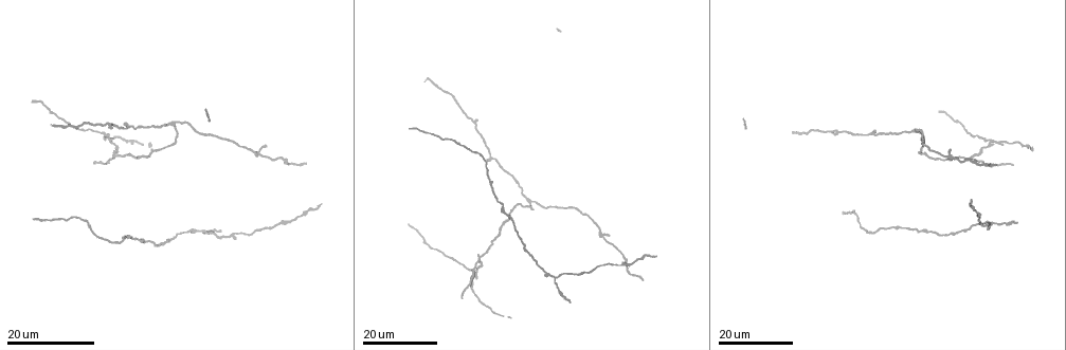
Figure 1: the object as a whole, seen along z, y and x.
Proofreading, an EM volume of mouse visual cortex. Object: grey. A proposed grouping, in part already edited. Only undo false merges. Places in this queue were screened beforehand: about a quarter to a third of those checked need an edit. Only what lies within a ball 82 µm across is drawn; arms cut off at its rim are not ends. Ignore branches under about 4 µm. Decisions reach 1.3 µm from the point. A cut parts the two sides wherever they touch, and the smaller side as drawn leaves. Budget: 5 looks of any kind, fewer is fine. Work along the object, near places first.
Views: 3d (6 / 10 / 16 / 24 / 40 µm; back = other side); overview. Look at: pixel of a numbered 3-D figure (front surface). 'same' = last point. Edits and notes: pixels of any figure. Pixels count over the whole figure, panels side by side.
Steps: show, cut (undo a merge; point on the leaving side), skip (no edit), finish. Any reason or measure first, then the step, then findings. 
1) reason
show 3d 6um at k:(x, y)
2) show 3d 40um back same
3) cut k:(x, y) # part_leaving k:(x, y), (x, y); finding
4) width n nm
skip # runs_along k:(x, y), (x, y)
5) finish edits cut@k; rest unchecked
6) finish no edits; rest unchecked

sudden change in width
show 3d 24um at 1:(568, 208)

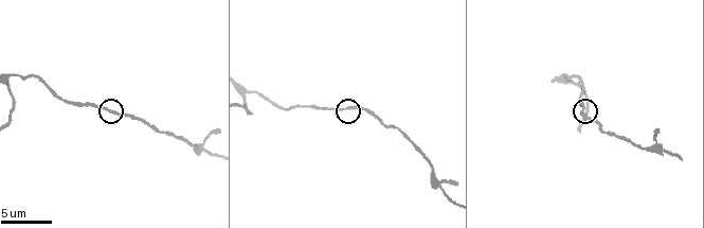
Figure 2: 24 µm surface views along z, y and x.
show 3d 6um at 2:(350, 106)

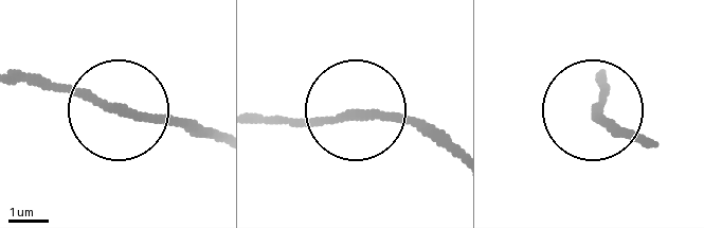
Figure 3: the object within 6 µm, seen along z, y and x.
skip # runs_along 3:(450, 153), (410, 125), (349, 112), (258, 122); all the same neuron

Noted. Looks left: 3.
three-way junction
show 3d 24um at 1:(553, 275)

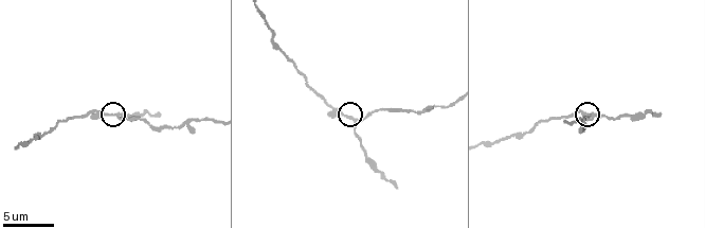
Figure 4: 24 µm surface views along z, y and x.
show 3d 6um at 4:(356, 122)

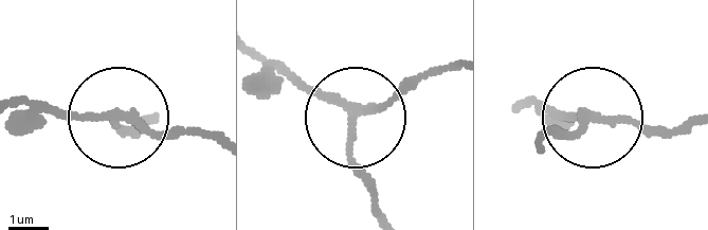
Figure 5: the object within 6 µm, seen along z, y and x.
show 3d 6um back at 5:(589, 114)

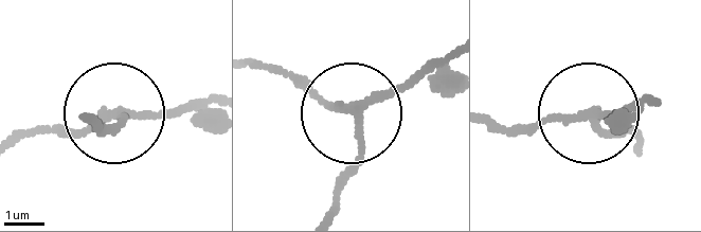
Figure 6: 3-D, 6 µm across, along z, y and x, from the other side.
arms 3
skip # runs_along 6:(15, 143), (76, 134), (117, 113), (126, 123), (93, 123); one neuron here

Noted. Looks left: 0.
finish no edits; rest unchecked

